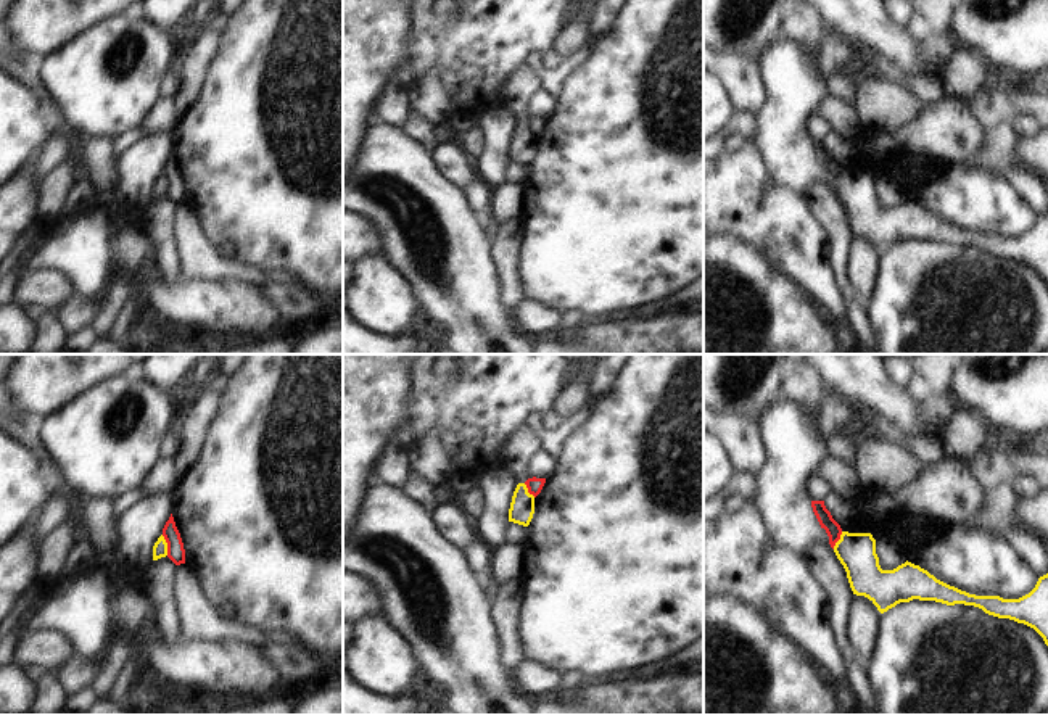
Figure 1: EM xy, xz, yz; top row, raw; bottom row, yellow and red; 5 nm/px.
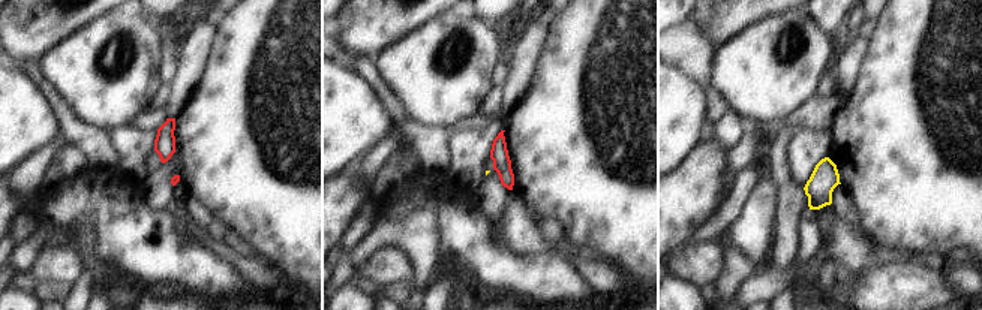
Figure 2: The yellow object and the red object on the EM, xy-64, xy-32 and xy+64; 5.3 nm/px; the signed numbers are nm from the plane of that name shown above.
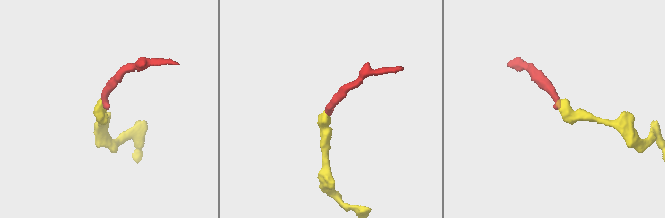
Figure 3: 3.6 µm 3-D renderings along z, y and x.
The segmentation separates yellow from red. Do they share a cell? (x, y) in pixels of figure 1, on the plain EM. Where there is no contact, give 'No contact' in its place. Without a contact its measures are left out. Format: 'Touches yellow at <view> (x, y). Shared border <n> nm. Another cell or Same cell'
Touches yellow at xy (166, 184). Shared border 110 nm. Another cell.

